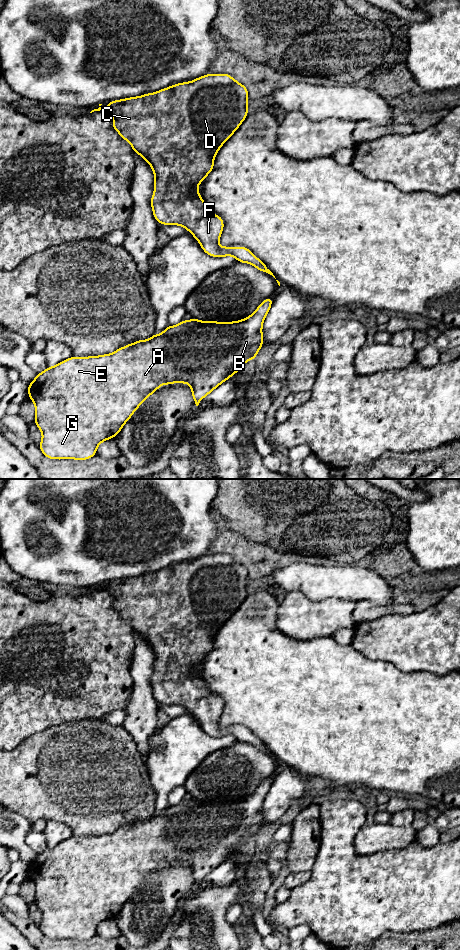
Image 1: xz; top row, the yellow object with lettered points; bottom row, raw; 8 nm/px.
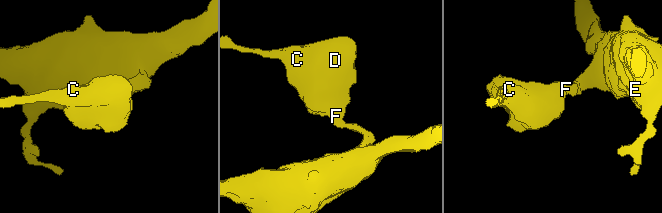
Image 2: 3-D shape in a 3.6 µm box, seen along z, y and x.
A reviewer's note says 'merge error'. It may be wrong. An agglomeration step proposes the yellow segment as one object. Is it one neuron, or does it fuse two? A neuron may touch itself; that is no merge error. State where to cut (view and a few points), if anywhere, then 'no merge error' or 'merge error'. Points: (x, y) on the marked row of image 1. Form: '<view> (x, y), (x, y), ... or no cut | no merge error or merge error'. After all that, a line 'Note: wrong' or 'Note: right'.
no cut | no merge error
Note: wrong

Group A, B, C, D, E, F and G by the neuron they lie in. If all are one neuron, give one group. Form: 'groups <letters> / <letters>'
groups A B C D E F G

